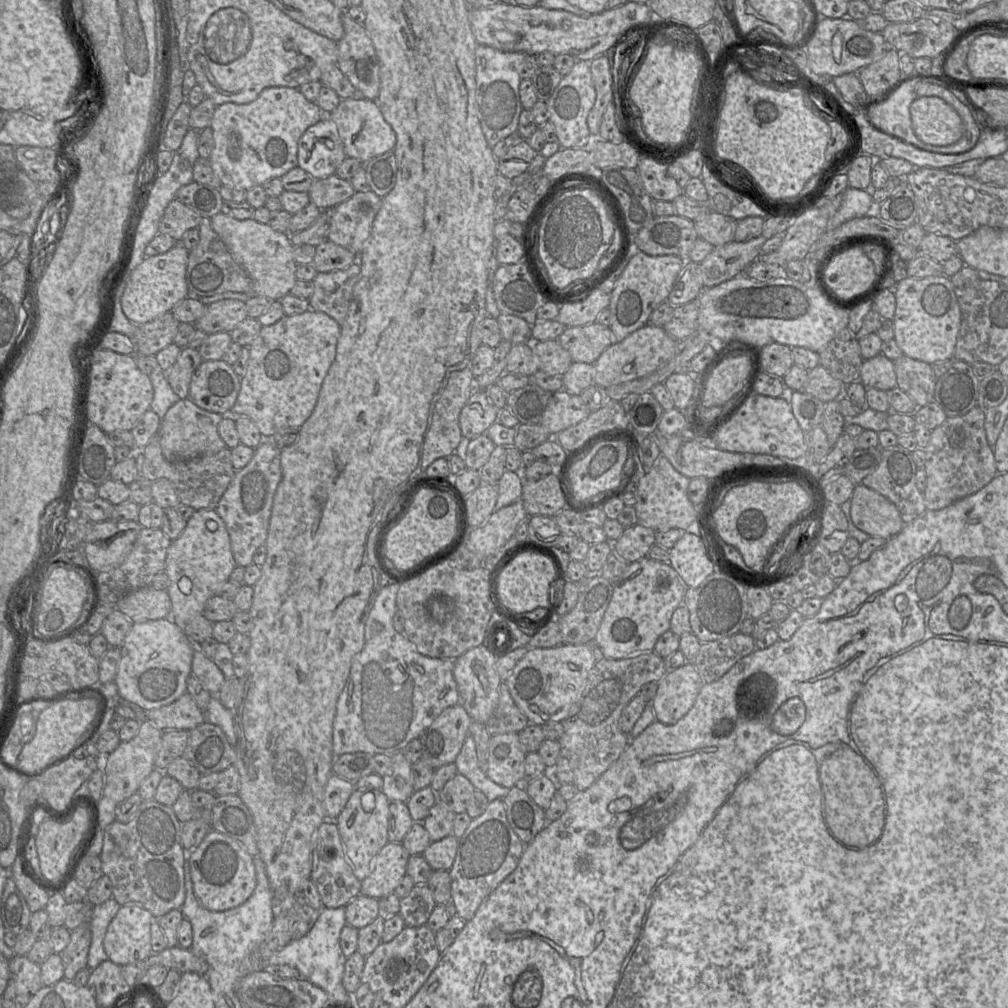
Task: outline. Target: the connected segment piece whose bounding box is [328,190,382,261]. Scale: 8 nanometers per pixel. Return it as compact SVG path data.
M372 190L360 192L355 191L350 198L332 208L328 237L329 240L356 253L356 261L358 261L364 243L371 233L373 221L379 211L381 202L382 198Z

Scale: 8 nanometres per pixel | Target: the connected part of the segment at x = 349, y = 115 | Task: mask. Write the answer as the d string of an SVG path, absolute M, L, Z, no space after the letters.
M360 95L341 99L338 106L331 113L325 113L325 115L336 123L340 138L344 144L345 154L348 157L366 163L371 158L395 148L396 133L384 119L375 100Z

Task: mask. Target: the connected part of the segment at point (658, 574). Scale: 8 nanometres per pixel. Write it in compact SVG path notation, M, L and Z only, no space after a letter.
M648 556L630 563L614 585L611 600L594 639L599 657L624 659L653 652L658 638L670 630L673 612L683 603L687 588L670 563L662 563Z

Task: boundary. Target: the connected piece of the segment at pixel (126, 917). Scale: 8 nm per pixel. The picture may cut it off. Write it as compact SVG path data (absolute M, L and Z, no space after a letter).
M127 903L120 907L108 925L103 946L108 959L123 966L142 963L152 954L151 925L157 920L150 911L138 903Z

